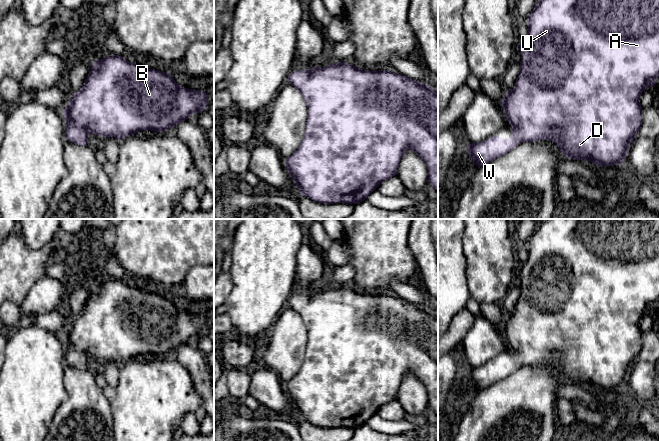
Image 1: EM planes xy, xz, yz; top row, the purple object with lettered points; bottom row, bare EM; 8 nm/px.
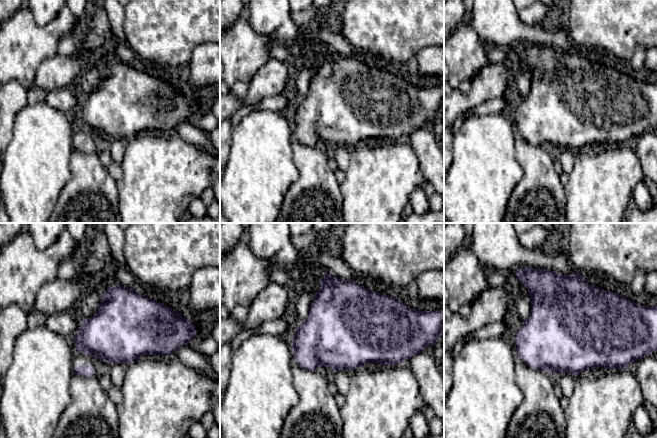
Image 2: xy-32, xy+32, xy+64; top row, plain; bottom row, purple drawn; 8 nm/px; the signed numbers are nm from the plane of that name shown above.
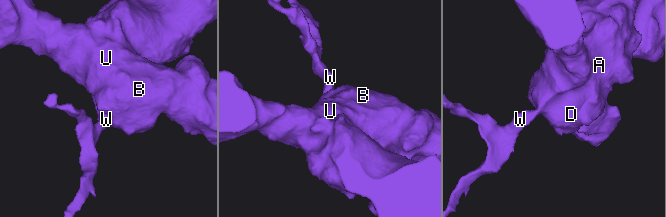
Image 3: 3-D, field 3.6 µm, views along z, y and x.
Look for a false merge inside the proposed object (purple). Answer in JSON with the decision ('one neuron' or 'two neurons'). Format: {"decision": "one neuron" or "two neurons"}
{"decision": "one neuron"}

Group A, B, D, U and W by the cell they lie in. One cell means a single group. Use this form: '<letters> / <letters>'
A B D U W

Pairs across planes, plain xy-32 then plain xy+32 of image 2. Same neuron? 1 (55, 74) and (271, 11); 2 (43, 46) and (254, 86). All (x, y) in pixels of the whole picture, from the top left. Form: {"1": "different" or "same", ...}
{"1": "different", "2": "different"}

